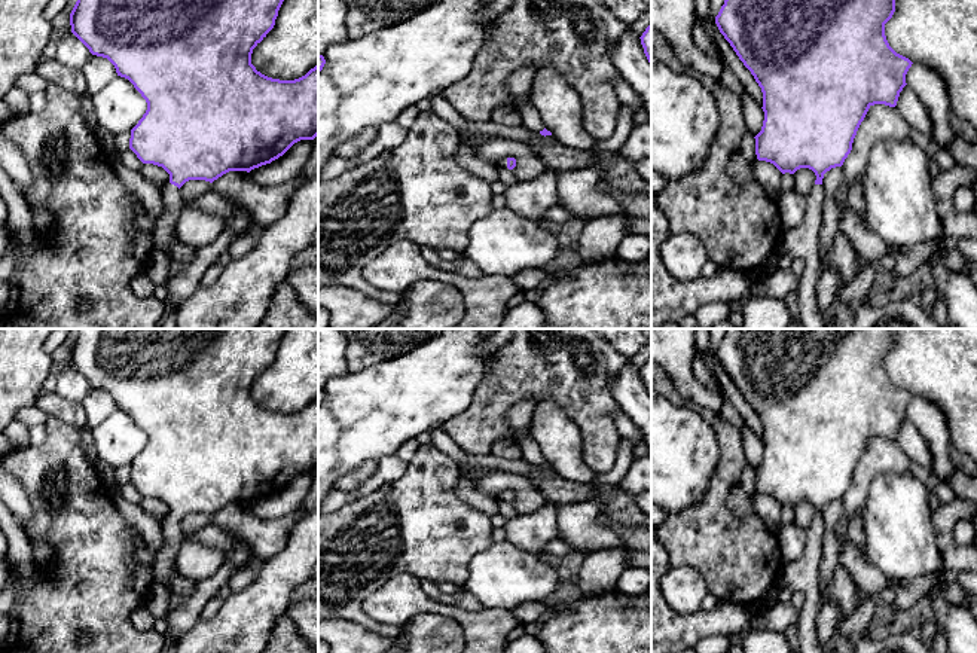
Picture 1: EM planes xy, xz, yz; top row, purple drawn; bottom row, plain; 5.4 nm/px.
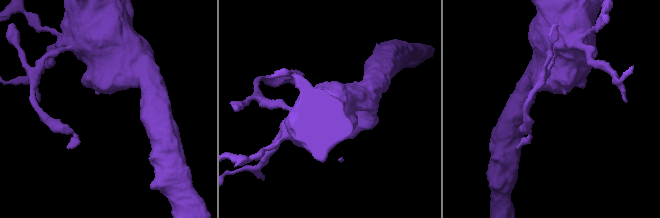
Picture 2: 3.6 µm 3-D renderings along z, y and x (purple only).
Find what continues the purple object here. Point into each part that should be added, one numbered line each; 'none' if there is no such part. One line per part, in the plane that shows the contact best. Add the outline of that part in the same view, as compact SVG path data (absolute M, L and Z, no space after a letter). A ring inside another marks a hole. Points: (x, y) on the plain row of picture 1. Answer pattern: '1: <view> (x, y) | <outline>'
1: xy (164, 565) | M171 516L164 521L164 546L155 553L155 562L152 567L153 583L164 585L170 592L168 611L183 602L184 596L172 591L172 574L175 571L175 559L184 535L180 528L180 522Z

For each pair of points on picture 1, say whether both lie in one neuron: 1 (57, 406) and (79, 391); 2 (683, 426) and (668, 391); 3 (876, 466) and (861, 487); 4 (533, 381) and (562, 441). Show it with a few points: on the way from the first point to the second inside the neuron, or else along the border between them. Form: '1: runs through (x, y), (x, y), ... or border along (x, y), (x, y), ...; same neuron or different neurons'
1: border along (54, 390), (81, 405); different neurons
2: border along (666, 397), (677, 405), (692, 406); different neurons
3: runs through (872, 470), (861, 482); same neuron
4: border along (539, 402), (553, 400), (573, 421); different neurons

